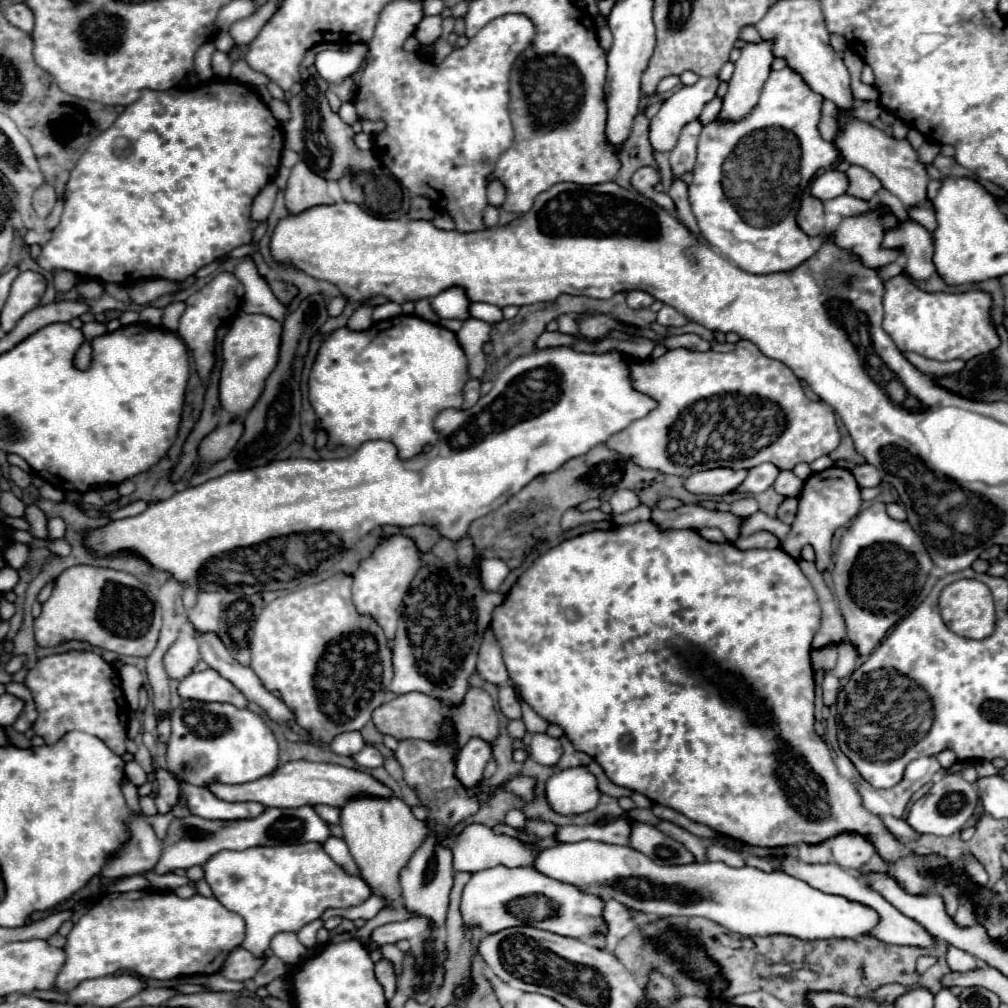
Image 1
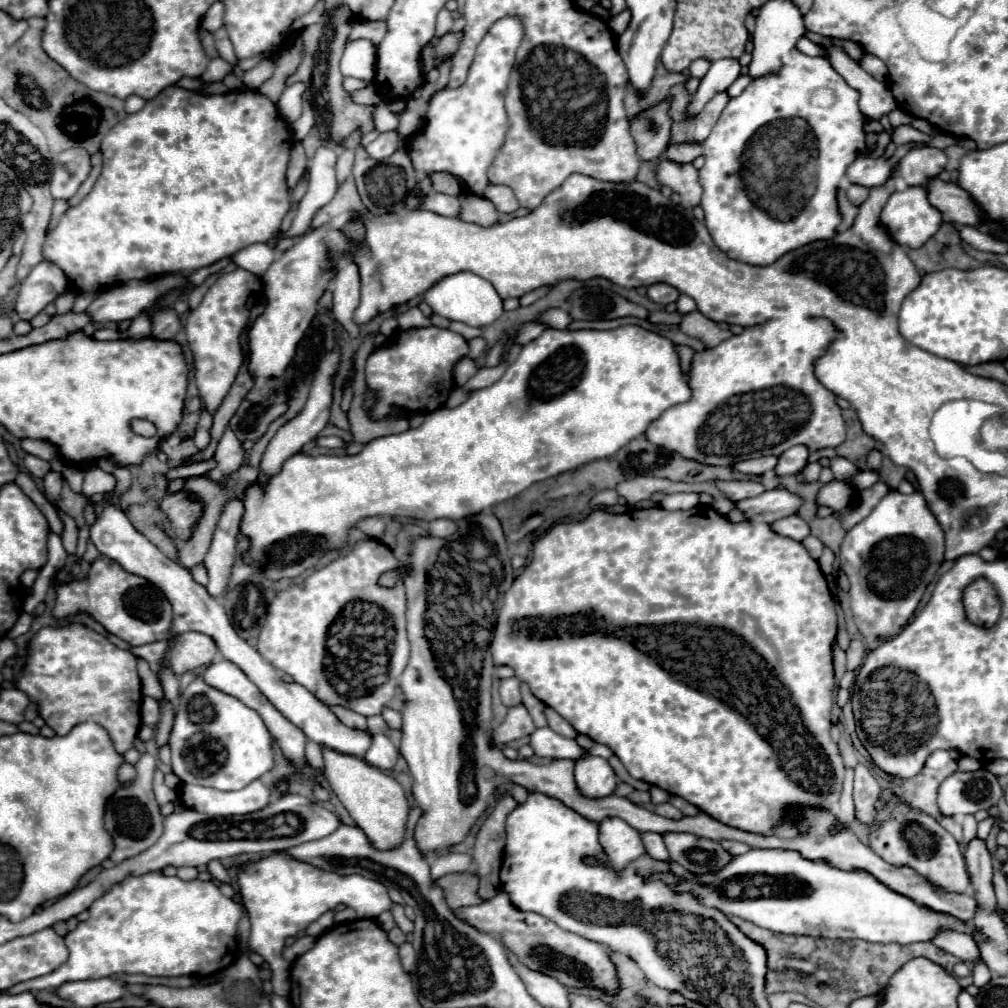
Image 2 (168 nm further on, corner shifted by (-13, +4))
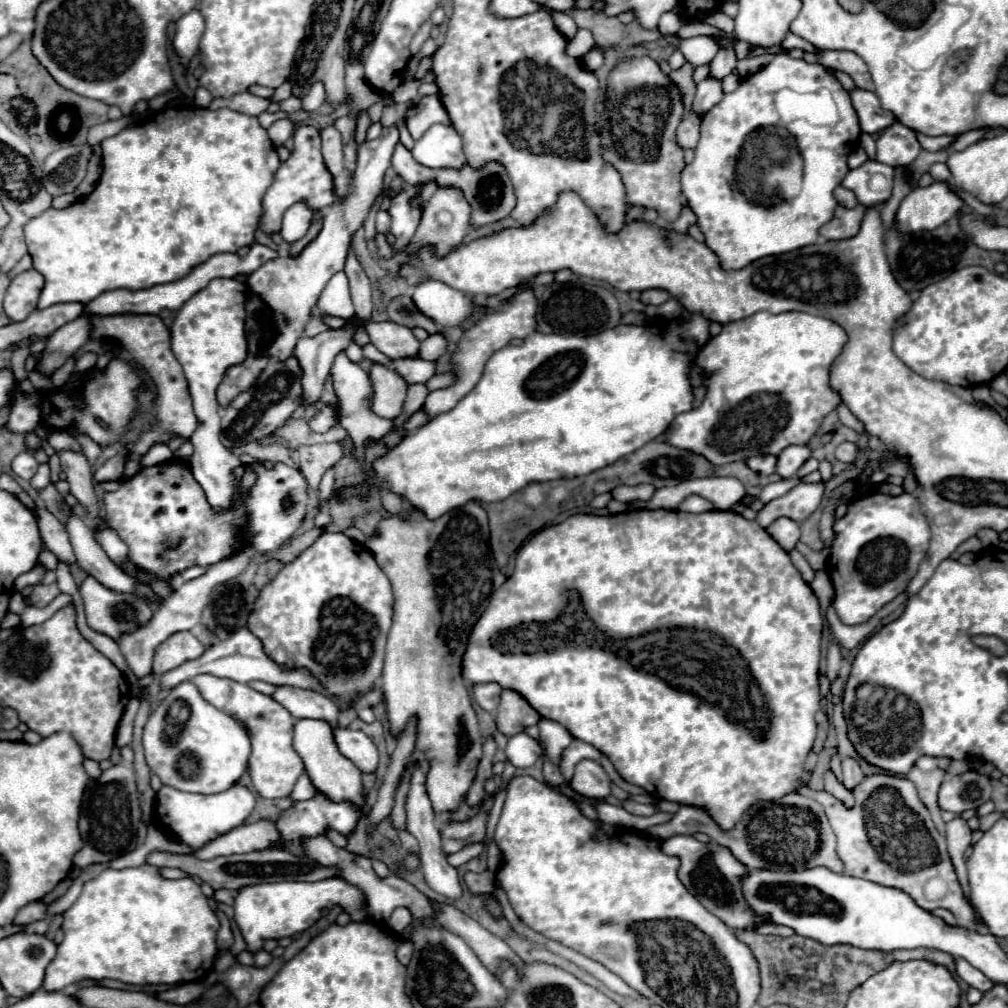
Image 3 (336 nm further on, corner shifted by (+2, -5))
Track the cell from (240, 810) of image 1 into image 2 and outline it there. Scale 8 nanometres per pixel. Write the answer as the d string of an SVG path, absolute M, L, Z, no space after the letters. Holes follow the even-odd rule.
M262 780L250 782L238 792L222 792L216 788L182 784L180 800L190 810L200 810L202 814L216 816L240 816L262 810L270 802L270 788Z

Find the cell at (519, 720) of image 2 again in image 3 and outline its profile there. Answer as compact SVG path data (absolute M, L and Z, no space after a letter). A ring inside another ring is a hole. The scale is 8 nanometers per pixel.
M505 689L501 693L501 703L497 707L497 717L495 717L495 725L497 729L511 737L521 733L525 727L539 723L541 715L537 715L537 711L533 707L529 707L529 703L525 699L521 699L521 695L517 695L515 691Z

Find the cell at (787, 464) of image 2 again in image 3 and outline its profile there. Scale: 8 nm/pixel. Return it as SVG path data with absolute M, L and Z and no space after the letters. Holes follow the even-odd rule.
M791 445L785 451L781 451L777 455L777 473L781 477L793 477L797 473L797 469L811 457L809 447L799 447L799 445Z

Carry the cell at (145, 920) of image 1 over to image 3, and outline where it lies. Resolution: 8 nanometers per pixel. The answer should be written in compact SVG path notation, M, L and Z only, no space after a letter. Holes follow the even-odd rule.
M153 865L121 871L105 869L97 879L83 885L79 899L69 911L63 913L62 930L65 937L57 947L55 959L45 971L43 989L59 991L83 979L117 979L131 985L175 985L183 981L201 981L201 959L203 977L211 973L209 969L215 963L213 957L217 953L217 943L213 945L213 935L217 937L217 929L219 919L213 915L207 897L193 879L163 879L159 869Z

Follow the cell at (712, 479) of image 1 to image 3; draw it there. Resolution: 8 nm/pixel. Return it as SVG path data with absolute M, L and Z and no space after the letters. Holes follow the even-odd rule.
M761 455L761 457L753 457L747 459L747 467L755 473L763 473L763 475L771 475L775 473L775 463L777 459L773 455Z

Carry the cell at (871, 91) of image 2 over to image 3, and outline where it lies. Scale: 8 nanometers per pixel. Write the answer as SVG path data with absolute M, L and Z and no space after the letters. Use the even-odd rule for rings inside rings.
M853 89L849 91L849 95L857 111L863 133L879 133L887 129L891 123L895 123L895 115L881 107L875 93L865 91L865 89Z

